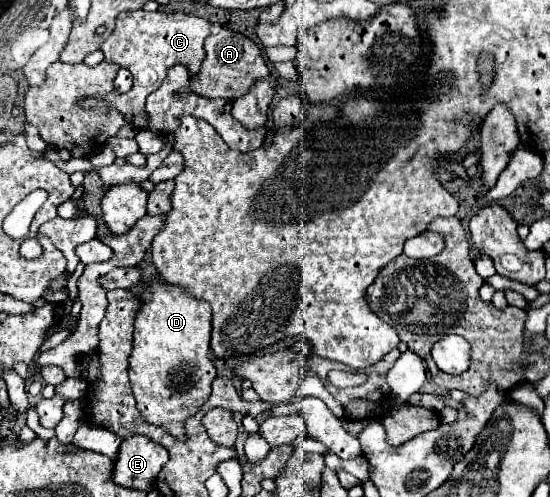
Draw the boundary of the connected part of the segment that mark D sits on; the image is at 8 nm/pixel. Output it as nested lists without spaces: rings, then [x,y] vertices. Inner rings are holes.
[[[165,281],[151,283],[141,301],[143,307],[135,317],[133,351],[129,357],[133,395],[145,421],[161,425],[179,441],[187,441],[185,423],[205,405],[211,395],[211,383],[217,377],[209,347],[211,309],[205,301],[197,301],[181,287]]]

